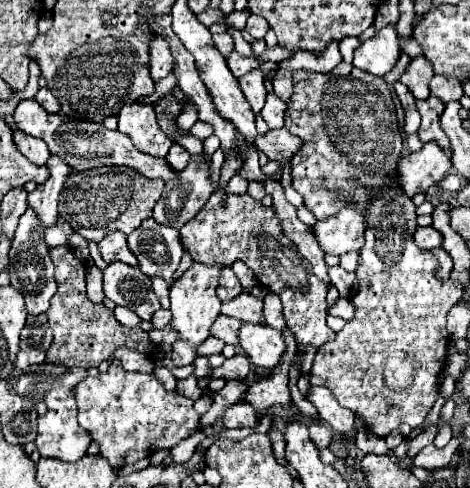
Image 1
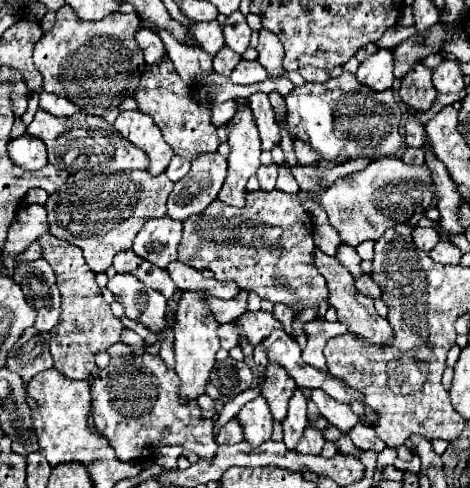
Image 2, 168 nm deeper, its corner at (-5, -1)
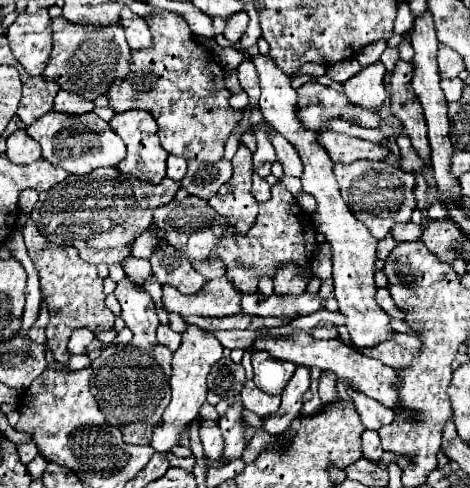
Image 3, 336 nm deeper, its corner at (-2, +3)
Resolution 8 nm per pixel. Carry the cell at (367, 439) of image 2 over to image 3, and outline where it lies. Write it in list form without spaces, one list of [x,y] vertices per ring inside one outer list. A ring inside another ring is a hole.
[[[366,430],[366,432],[362,434],[362,450],[364,450],[364,458],[366,458],[366,460],[372,460],[374,464],[380,462],[384,450],[382,450],[382,446],[380,446],[380,436],[378,436],[378,432]]]

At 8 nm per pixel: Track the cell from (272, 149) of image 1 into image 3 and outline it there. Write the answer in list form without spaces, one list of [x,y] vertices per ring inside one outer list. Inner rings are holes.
[[[324,132],[318,136],[318,142],[326,148],[332,162],[340,162],[340,164],[350,164],[360,158],[386,160],[390,156],[388,148],[374,144],[374,142],[368,142],[368,140],[362,140],[362,138],[348,136],[348,134]]]

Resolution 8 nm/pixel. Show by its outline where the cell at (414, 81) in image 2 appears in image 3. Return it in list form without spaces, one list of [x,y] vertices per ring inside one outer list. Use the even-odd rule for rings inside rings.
[[[398,60],[390,76],[390,106],[392,106],[392,114],[400,118],[404,126],[404,134],[410,138],[412,146],[426,162],[430,158],[426,120],[420,102],[410,90],[410,80],[412,80],[412,64]]]

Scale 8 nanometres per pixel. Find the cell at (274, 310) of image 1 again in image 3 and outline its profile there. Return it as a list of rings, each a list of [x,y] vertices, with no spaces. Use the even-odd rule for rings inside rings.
[[[284,264],[278,270],[278,276],[274,278],[274,294],[302,294],[308,286],[308,280],[300,276],[300,272],[292,264]]]

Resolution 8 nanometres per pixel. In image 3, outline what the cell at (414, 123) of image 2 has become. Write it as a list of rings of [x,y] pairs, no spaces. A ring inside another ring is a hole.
[[[398,136],[396,144],[400,148],[400,168],[410,172],[410,174],[422,174],[424,164],[422,164],[422,158],[416,154],[414,146],[410,144],[410,138],[408,136]]]

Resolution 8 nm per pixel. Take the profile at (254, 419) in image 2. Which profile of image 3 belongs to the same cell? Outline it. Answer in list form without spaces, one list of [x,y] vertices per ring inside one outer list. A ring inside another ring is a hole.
[[[236,402],[218,420],[222,438],[224,438],[224,452],[222,452],[224,462],[232,462],[232,460],[240,458],[244,452],[244,426],[246,426],[246,422],[240,416],[242,408],[244,408],[242,402]]]

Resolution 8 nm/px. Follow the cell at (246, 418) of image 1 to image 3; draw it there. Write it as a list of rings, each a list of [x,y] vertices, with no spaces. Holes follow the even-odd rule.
[[[202,426],[200,428],[200,440],[202,440],[202,446],[204,446],[204,456],[210,458],[210,460],[218,460],[222,456],[222,434],[220,434],[220,428],[218,426],[212,426],[212,428],[206,428]]]

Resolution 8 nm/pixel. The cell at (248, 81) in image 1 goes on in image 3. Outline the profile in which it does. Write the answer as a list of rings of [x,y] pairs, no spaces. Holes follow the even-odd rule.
[[[270,130],[270,138],[272,138],[272,144],[276,148],[278,162],[284,168],[284,174],[286,176],[298,176],[300,178],[302,176],[302,160],[298,156],[296,148],[290,142],[282,140],[282,136],[278,136],[278,132],[274,132],[274,130]]]

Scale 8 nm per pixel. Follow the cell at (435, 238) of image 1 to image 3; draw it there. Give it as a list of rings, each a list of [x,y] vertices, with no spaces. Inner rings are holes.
[[[404,222],[404,224],[394,224],[390,232],[396,242],[414,242],[414,240],[420,240],[422,226],[412,224],[412,222]]]

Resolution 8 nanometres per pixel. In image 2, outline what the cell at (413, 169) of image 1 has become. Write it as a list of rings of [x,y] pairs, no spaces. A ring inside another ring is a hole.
[[[389,156],[375,160],[361,172],[339,178],[319,202],[341,242],[355,248],[365,240],[377,240],[393,224],[409,220],[417,212],[425,212],[431,206],[433,194],[433,180],[427,164],[405,164],[401,158]]]

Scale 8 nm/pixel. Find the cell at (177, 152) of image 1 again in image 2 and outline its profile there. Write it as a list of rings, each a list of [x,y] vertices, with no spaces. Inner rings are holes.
[[[177,154],[171,158],[171,164],[169,164],[167,170],[165,170],[165,174],[169,176],[169,180],[173,180],[173,182],[181,180],[187,172],[189,172],[189,162],[187,162],[185,158],[177,156]]]

